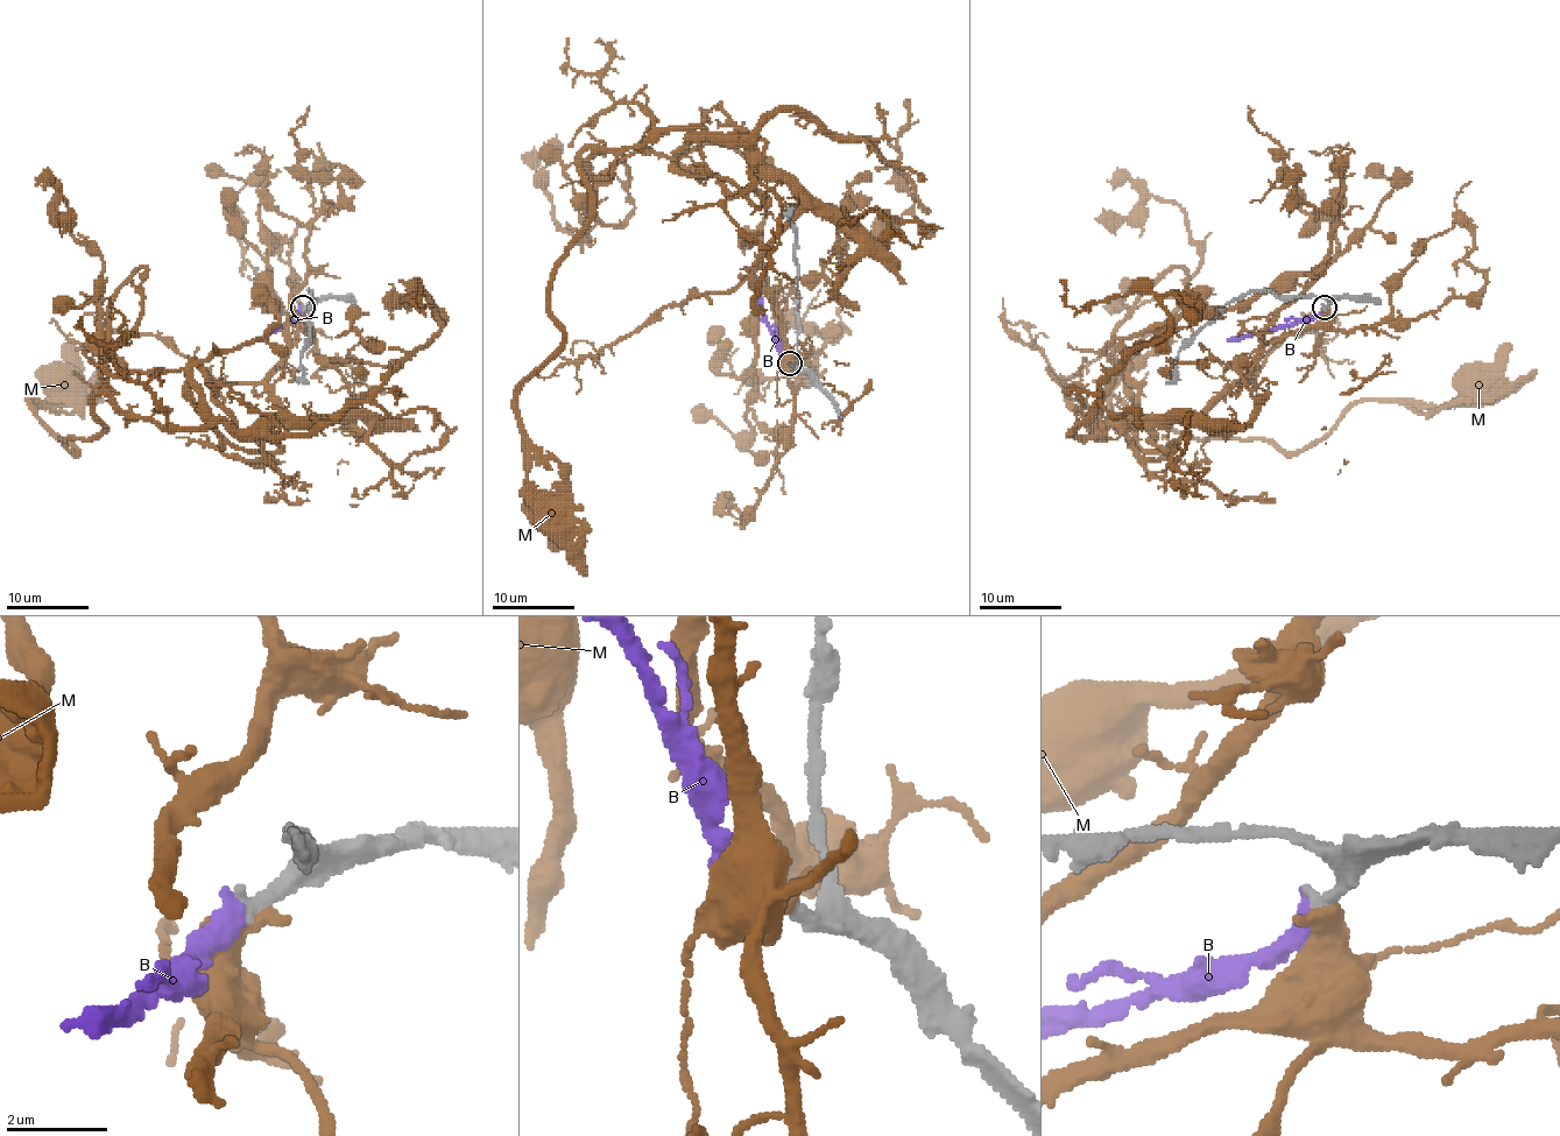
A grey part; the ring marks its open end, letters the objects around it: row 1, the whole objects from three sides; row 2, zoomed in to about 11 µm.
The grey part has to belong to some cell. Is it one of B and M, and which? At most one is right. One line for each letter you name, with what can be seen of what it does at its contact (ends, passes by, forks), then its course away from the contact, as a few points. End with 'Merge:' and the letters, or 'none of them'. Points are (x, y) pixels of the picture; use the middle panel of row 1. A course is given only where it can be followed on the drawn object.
B: It ends there. Its course: (789, 362), (773, 334), (759, 289), (743, 267)
Merge: B

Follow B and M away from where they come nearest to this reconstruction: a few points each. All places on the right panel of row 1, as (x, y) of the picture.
B: (1324, 308), (1294, 324), (1227, 340)
M: (1325, 308), (1192, 421), (1088, 424), (1108, 394), (1197, 439), (1303, 451), (1359, 402), (1448, 406), (1468, 381)

